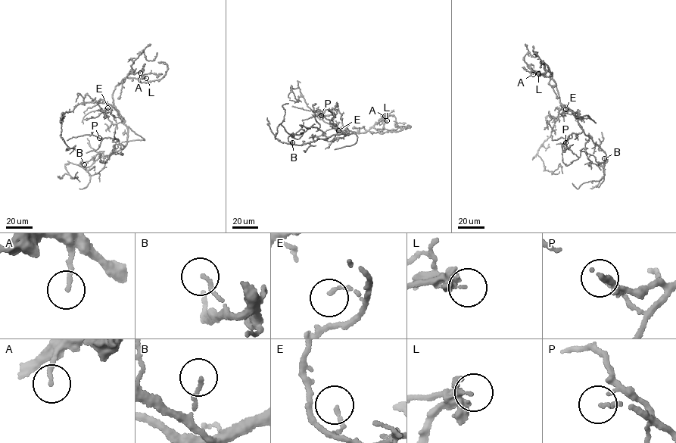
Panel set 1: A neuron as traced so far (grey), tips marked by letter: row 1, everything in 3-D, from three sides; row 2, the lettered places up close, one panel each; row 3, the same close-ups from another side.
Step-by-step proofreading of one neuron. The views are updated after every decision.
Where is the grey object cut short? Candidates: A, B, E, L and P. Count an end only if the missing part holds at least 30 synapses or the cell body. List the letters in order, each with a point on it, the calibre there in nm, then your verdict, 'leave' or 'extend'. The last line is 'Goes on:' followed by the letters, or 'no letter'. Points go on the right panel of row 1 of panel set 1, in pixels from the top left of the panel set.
A: place (533, 74); calibre 140 nm; leave
B: place (604, 158); calibre 120 nm; leave
E: place (565, 109); calibre 120 nm; leave
L: place (538, 73); calibre 170 nm; extend
P: place (565, 142); calibre 120 nm; leave
Goes on: L

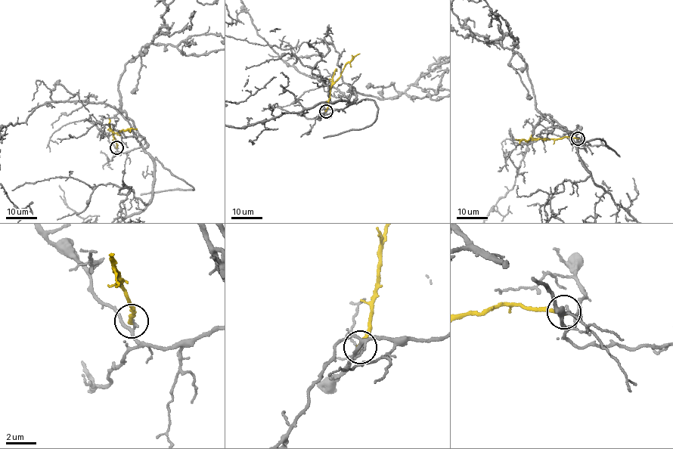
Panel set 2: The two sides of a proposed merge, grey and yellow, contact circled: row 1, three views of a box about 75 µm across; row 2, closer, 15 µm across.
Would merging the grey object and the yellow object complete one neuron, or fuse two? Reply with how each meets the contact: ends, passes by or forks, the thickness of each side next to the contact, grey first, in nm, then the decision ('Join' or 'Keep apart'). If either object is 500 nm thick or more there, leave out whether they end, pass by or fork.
At the ring grey passes by. At the ring yellow ends. Thickness 150 nm (grey) against 280 nm. Keep apart

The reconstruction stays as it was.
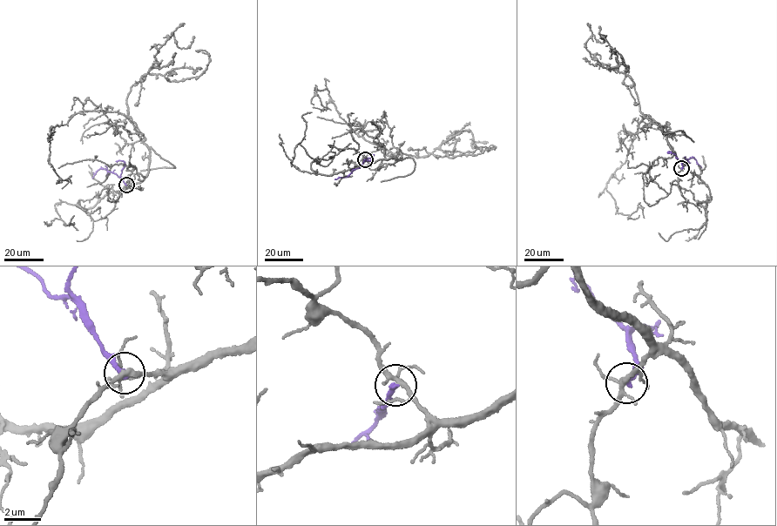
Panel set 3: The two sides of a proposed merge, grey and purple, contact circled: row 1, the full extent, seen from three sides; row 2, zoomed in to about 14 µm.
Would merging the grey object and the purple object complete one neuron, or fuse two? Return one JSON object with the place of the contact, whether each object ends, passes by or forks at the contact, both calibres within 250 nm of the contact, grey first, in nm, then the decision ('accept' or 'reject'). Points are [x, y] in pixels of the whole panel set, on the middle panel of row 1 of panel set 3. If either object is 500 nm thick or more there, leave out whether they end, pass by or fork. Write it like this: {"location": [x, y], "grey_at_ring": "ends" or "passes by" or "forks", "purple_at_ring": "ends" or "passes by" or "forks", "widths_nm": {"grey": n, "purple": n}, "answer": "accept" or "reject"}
{"location": [365, 159], "grey_at_ring": "forks", "purple_at_ring": "ends", "widths_nm": {"grey": 240, "purple": 280}, "answer": "reject"}

